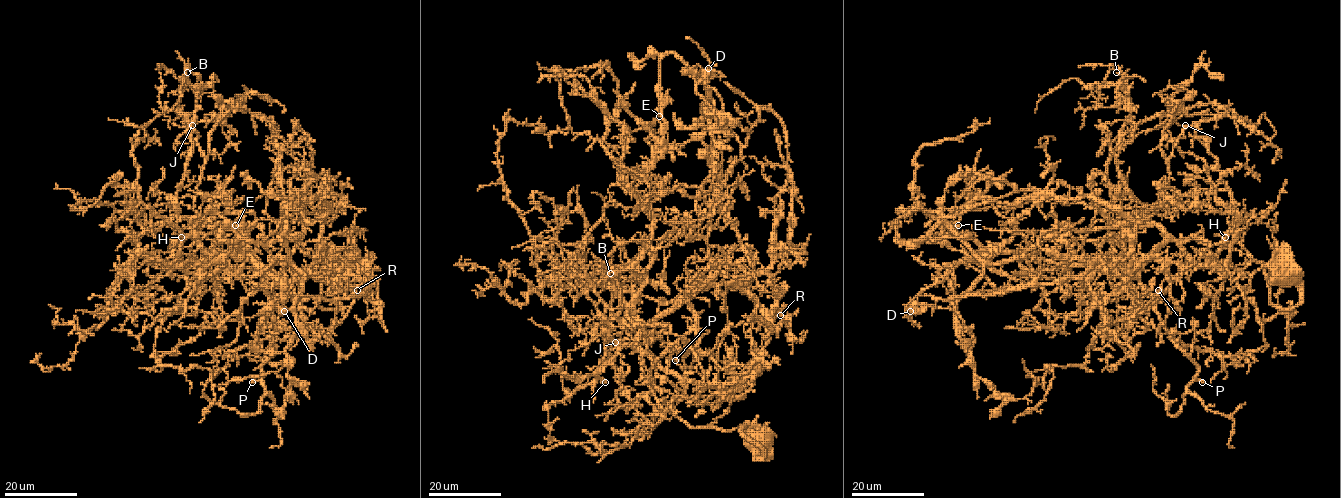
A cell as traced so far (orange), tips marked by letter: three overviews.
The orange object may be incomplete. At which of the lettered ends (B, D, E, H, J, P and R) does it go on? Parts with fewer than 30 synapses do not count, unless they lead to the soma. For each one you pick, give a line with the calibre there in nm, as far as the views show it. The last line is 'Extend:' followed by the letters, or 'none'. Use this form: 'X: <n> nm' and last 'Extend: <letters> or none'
H: 440 nm
Extend: H

